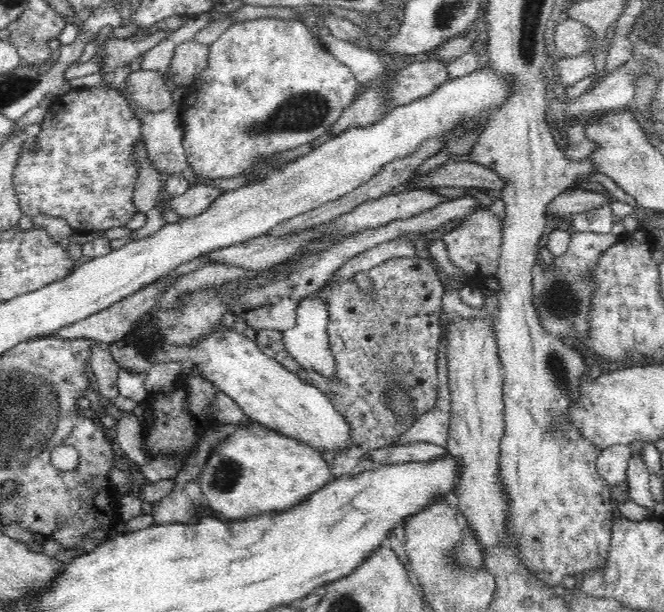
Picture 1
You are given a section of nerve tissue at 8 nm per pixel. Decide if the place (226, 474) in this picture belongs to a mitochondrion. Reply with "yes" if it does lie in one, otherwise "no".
yes

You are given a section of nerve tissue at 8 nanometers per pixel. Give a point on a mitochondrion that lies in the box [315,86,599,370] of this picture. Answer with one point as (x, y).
(560, 300)

